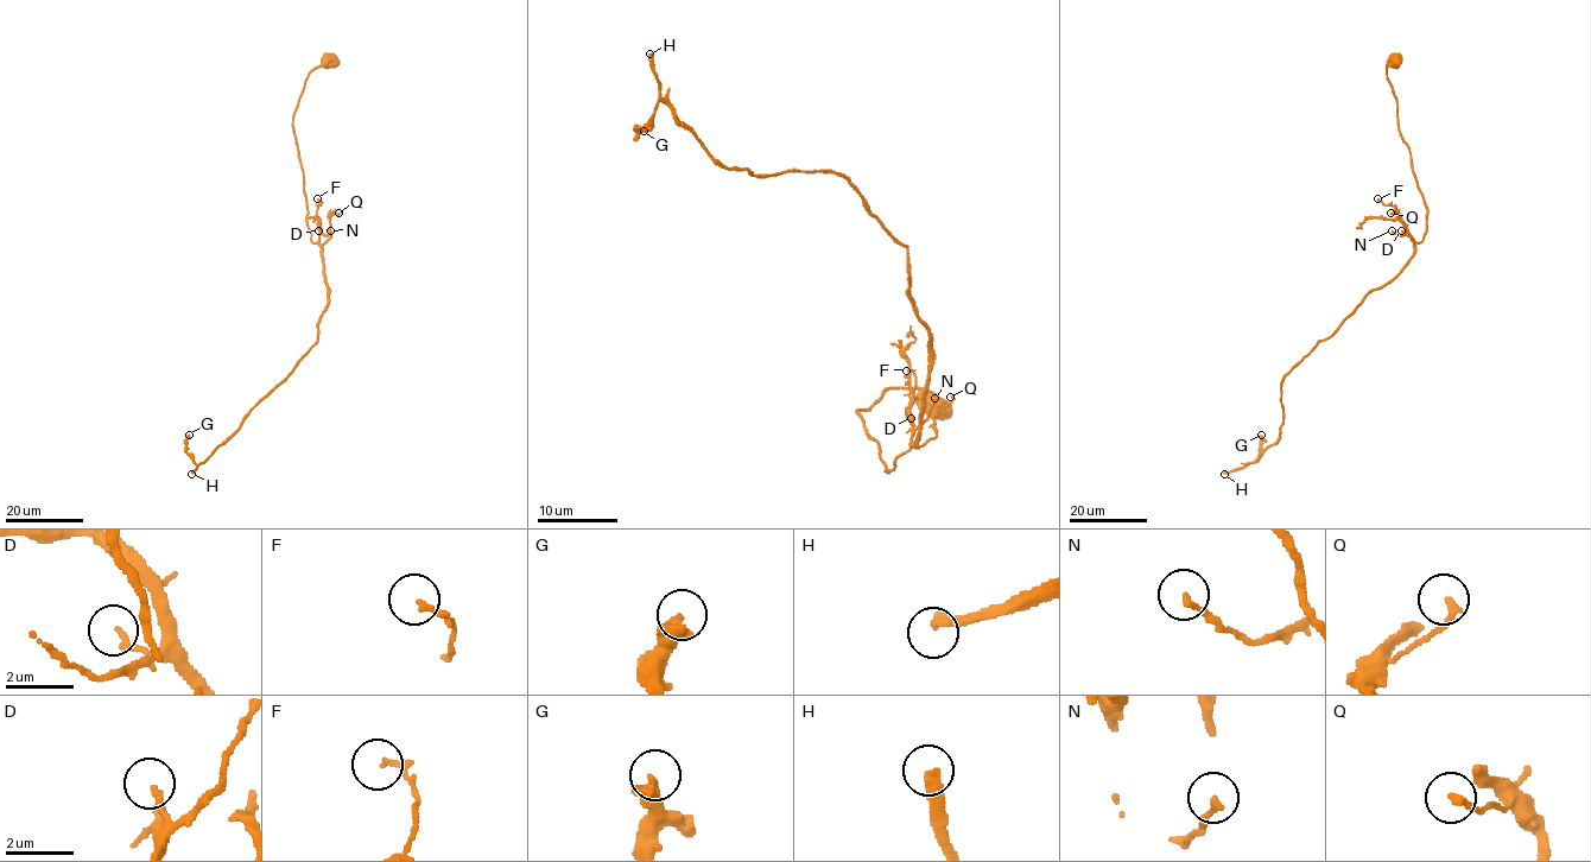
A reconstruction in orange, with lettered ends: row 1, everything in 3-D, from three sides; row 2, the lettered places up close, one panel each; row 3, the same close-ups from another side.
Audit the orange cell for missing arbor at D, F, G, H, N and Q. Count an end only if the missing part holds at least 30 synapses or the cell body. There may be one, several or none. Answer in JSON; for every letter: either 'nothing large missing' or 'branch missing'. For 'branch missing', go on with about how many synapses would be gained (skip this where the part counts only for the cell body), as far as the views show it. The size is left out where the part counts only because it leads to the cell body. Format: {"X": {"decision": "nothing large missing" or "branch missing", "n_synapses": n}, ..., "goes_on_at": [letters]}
{"D": {"decision": "nothing large missing"}, "F": {"decision": "nothing large missing"}, "G": {"decision": "nothing large missing"}, "H": {"decision": "branch missing", "n_synapses": 160}, "N": {"decision": "nothing large missing"}, "Q": {"decision": "nothing large missing"}, "goes_on_at": ["H"]}

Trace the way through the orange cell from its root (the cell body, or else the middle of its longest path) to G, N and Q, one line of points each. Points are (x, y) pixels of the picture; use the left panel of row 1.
G: (329, 61), (309, 74), (292, 120), (328, 287), (317, 340), (200, 464), (189, 435)
N: (329, 61), (309, 74), (292, 128), (303, 175), (311, 240), (318, 242), (321, 234), (328, 235), (330, 230)
Q: (329, 61), (309, 74), (292, 128), (312, 242), (322, 243), (331, 235), (330, 216), (338, 213)

